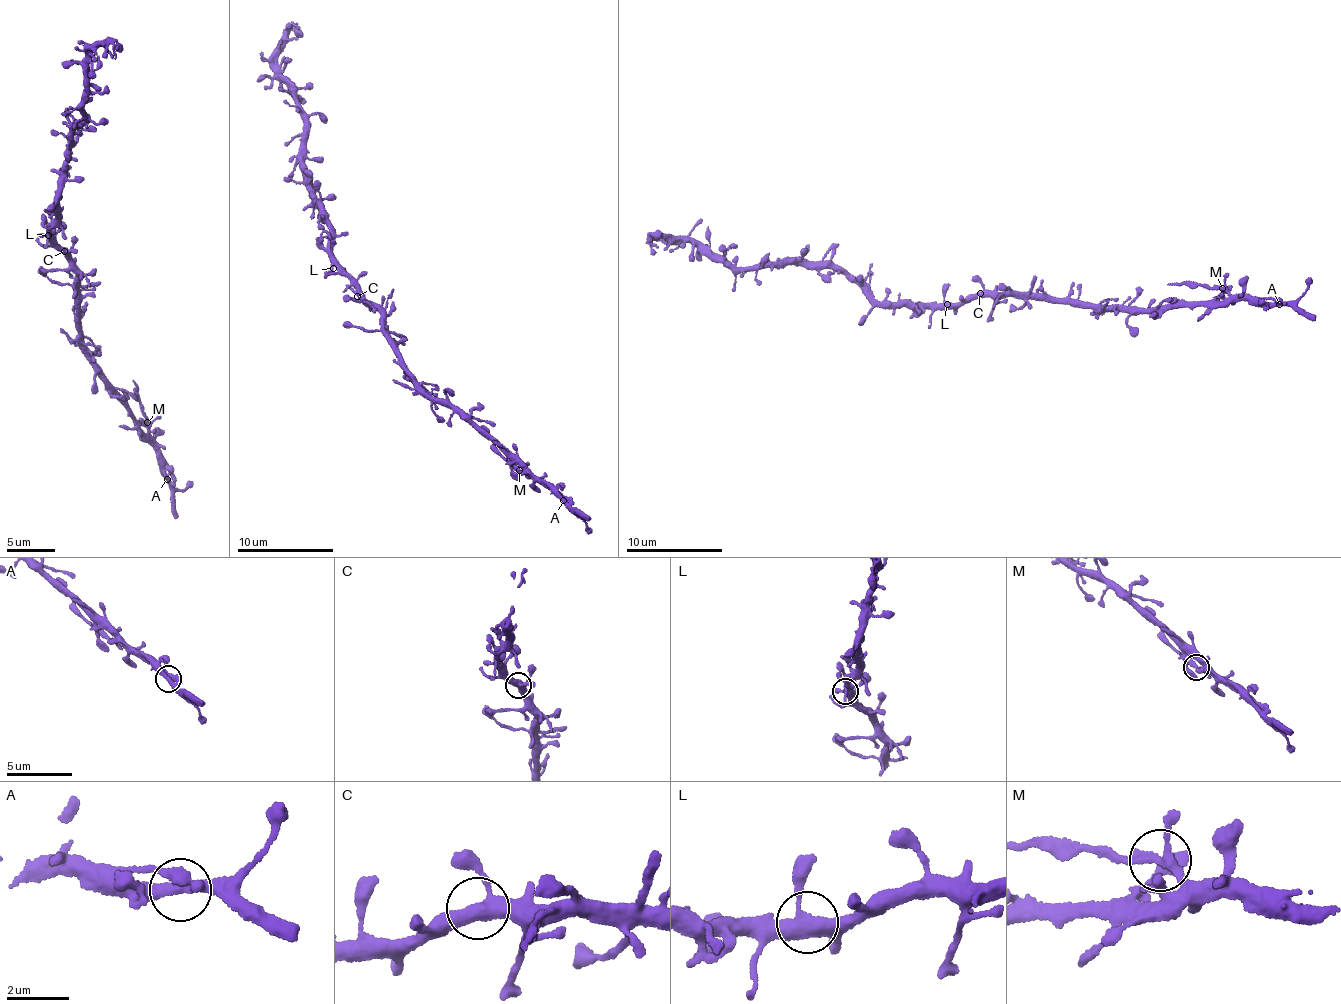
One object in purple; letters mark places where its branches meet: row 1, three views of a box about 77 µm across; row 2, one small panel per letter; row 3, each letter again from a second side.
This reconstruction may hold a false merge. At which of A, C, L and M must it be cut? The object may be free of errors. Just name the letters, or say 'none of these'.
M

